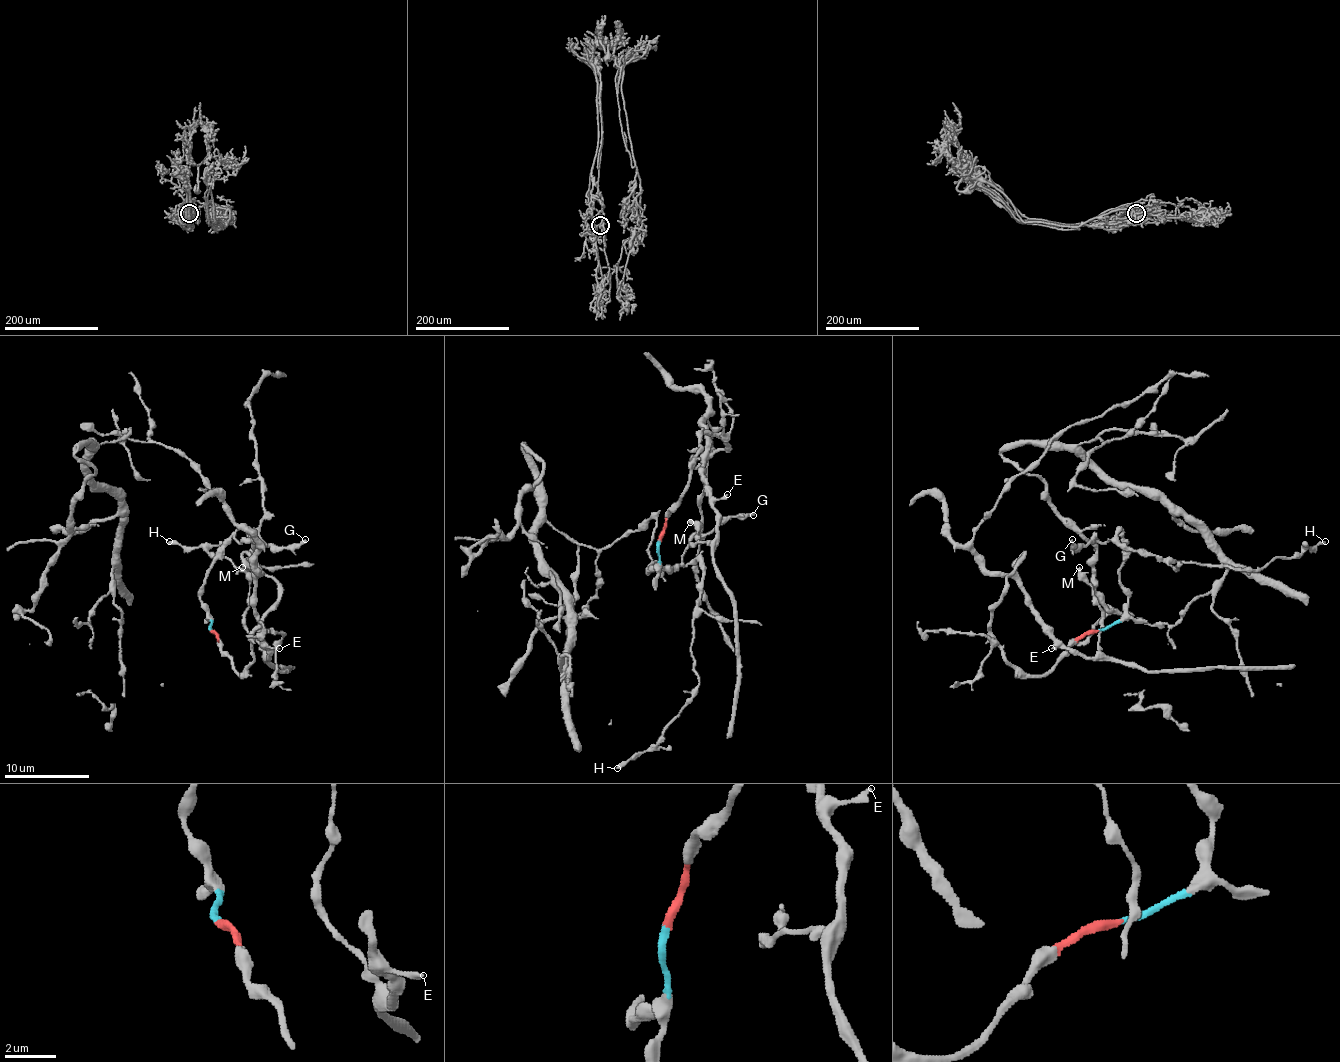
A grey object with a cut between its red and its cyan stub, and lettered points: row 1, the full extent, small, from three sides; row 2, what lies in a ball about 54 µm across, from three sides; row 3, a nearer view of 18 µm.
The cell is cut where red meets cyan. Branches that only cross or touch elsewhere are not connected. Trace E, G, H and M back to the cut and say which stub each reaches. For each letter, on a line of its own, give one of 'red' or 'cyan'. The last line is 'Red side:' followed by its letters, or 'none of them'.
E: red
G: cyan
H: cyan
M: red
Red side: E, M

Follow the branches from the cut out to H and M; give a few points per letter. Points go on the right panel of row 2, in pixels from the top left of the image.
H: (1097, 631), (1122, 616), (1120, 530), (1116, 539), (1133, 549), (1248, 569), (1295, 558), (1325, 541)
M: (1097, 631), (1041, 675), (1022, 675), (990, 631), (1009, 575), (1050, 633), (1092, 656), (1101, 609), (1080, 567)

